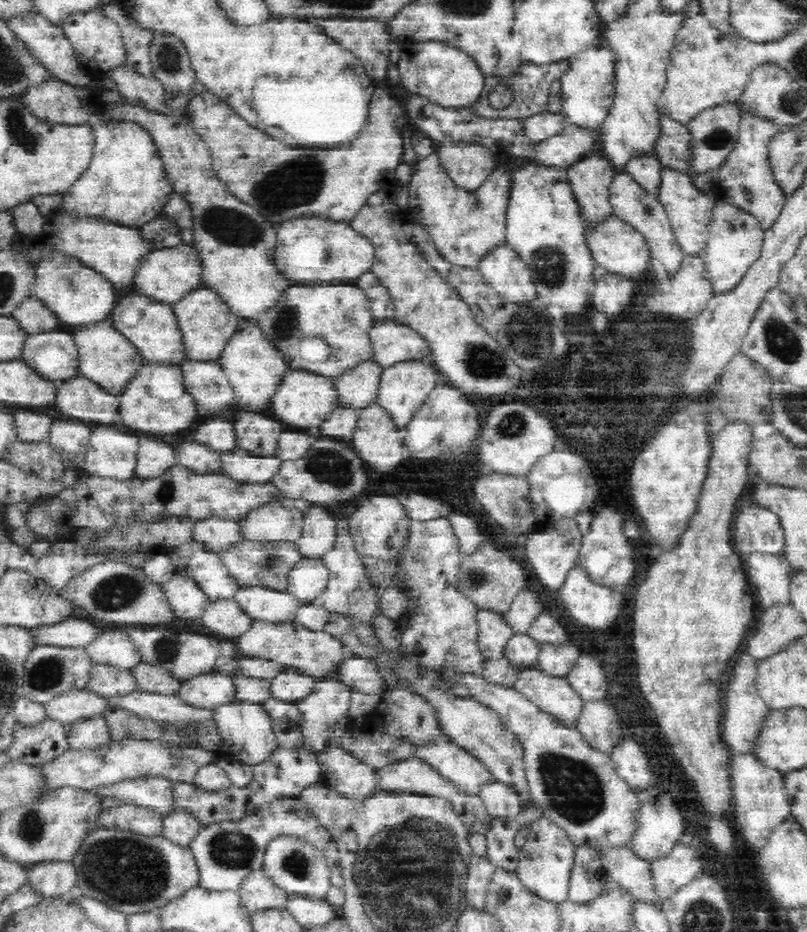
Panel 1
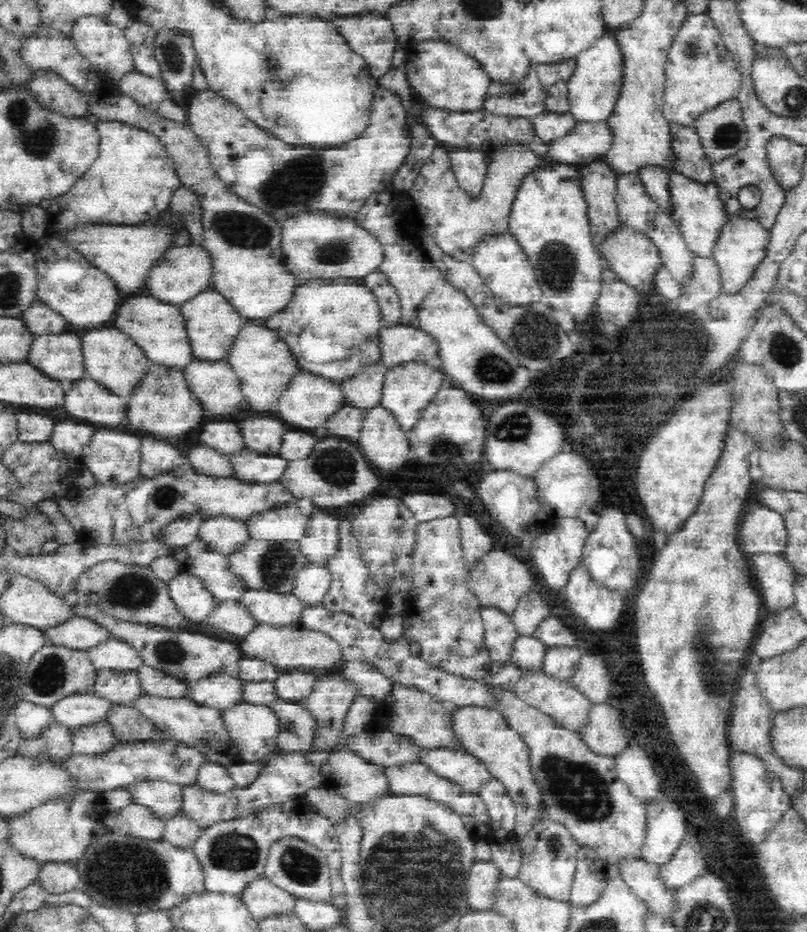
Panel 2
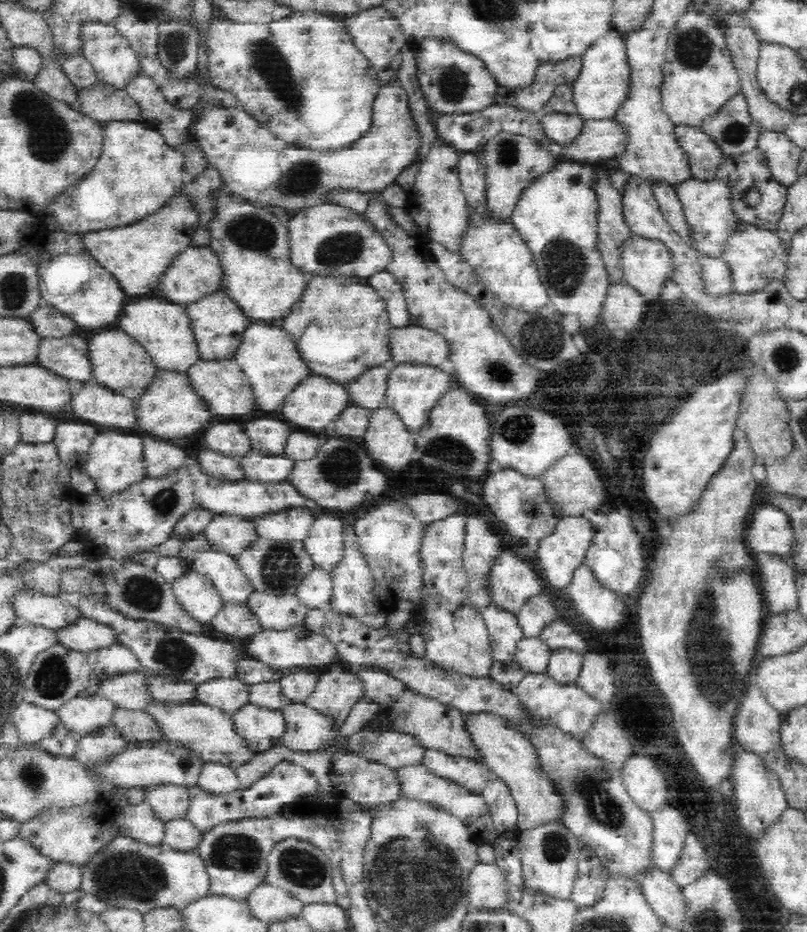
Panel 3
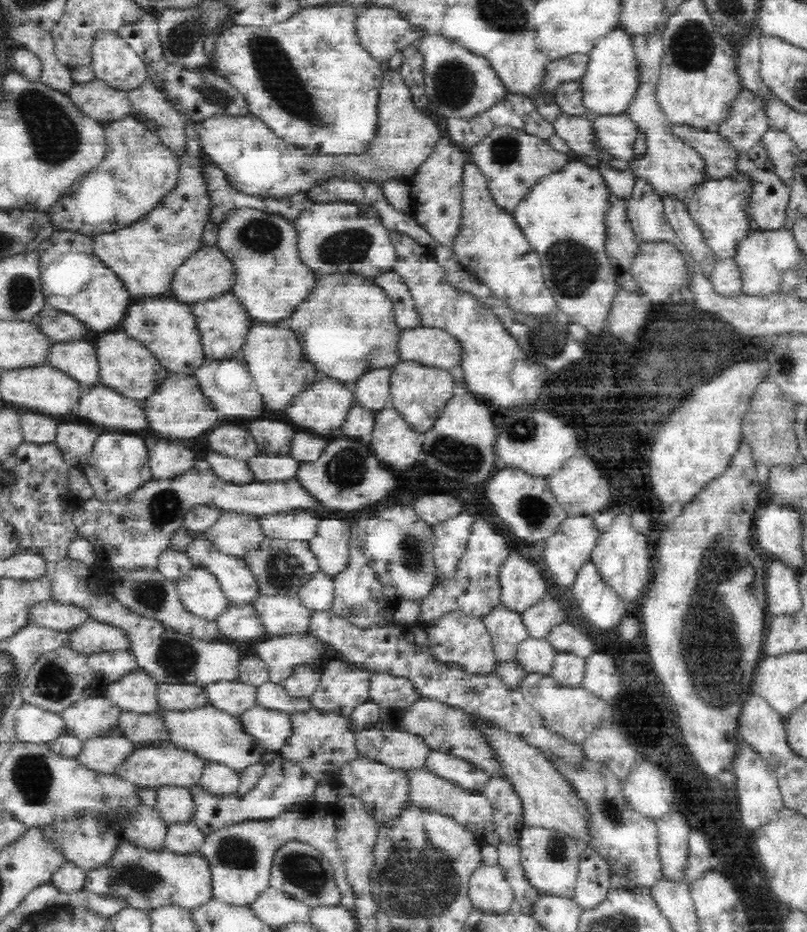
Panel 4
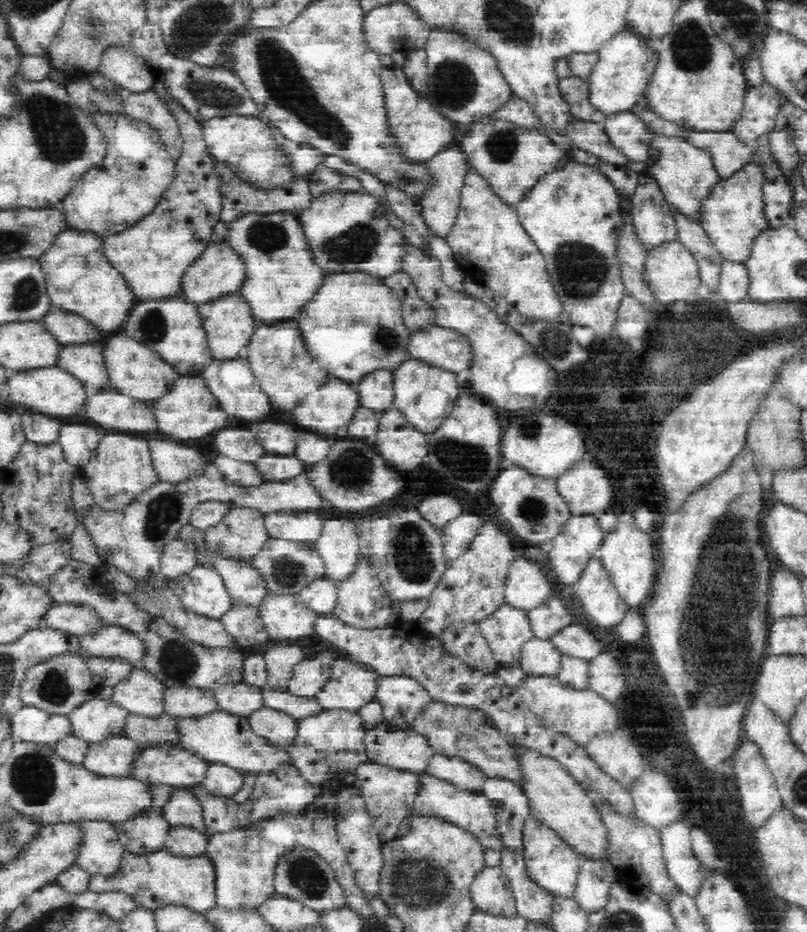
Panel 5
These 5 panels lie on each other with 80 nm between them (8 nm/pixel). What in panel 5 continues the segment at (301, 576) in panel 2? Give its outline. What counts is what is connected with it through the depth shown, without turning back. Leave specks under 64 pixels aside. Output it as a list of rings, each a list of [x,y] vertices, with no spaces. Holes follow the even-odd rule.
[[[322,575],[306,584],[297,595],[308,608],[317,613],[332,613],[336,593],[335,581]]]

